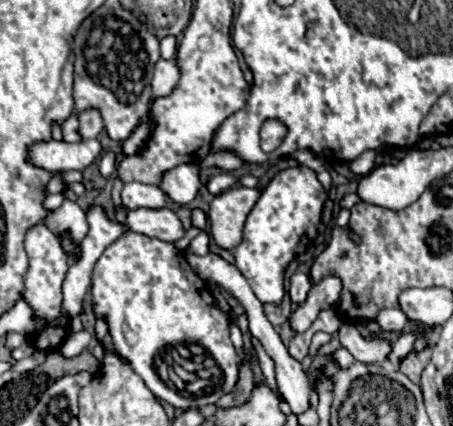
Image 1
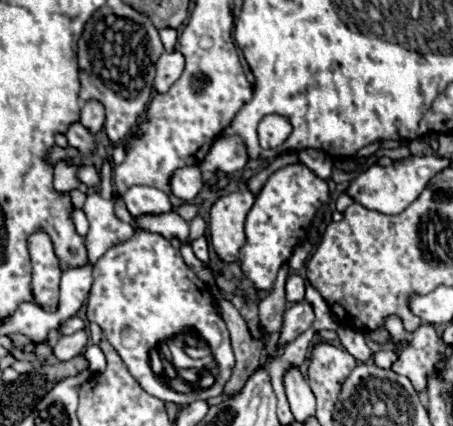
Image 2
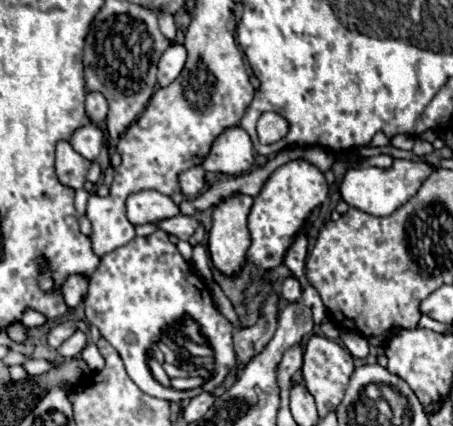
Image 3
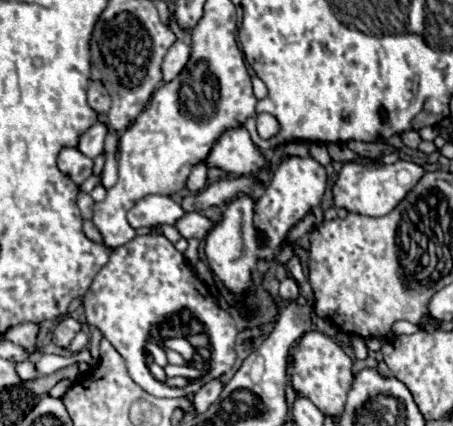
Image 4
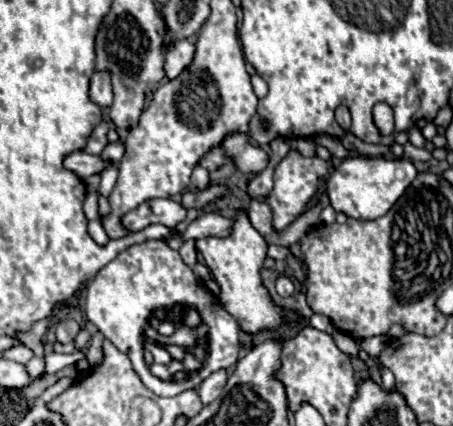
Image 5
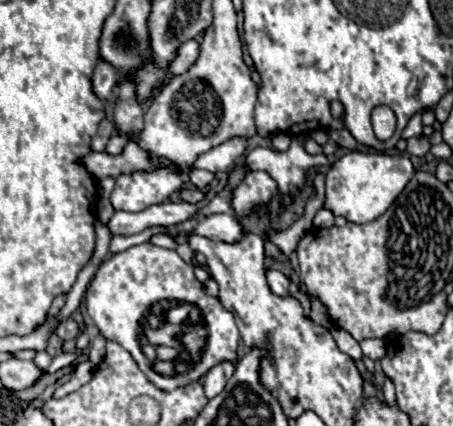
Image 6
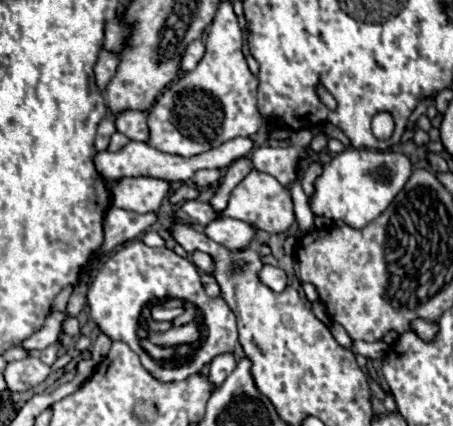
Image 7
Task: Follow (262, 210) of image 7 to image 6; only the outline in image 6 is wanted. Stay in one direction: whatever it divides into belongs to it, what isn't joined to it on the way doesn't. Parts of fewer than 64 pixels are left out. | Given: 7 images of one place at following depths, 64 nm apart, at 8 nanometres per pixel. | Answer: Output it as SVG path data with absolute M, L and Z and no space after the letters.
M248 172L234 190L232 208L238 216L254 214L256 208L274 198L276 192L276 182L268 172Z

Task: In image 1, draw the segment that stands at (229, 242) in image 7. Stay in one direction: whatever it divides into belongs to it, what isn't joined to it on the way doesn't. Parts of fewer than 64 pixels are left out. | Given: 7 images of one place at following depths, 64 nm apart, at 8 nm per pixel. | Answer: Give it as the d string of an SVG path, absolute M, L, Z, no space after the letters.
M126 208L126 218L122 224L132 232L146 234L150 238L158 238L158 240L166 240L166 242L176 242L184 236L182 222L168 208L158 208L158 210Z

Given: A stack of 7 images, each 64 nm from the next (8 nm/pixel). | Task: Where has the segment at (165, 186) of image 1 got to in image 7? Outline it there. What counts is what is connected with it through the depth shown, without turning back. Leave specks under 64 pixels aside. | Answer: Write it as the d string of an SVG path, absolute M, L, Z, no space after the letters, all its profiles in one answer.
M198 170L194 176L192 176L192 182L198 186L198 188L206 188L206 186L212 186L220 180L220 170Z

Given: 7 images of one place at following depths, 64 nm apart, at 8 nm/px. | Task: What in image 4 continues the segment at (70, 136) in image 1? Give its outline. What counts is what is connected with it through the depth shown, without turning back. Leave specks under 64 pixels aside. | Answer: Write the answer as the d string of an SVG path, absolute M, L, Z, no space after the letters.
M96 122L94 126L90 126L90 128L80 136L76 148L78 148L84 156L88 156L88 158L96 158L96 156L102 154L102 150L104 150L104 136L106 136L106 132L108 132L106 126L100 124L100 122Z

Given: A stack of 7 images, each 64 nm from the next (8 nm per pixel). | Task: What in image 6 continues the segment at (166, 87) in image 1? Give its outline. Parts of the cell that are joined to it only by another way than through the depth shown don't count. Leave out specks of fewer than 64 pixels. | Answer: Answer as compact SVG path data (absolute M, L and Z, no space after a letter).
M188 40L176 50L174 60L168 64L168 72L172 76L184 74L196 62L196 58L198 58L198 42L196 40Z

